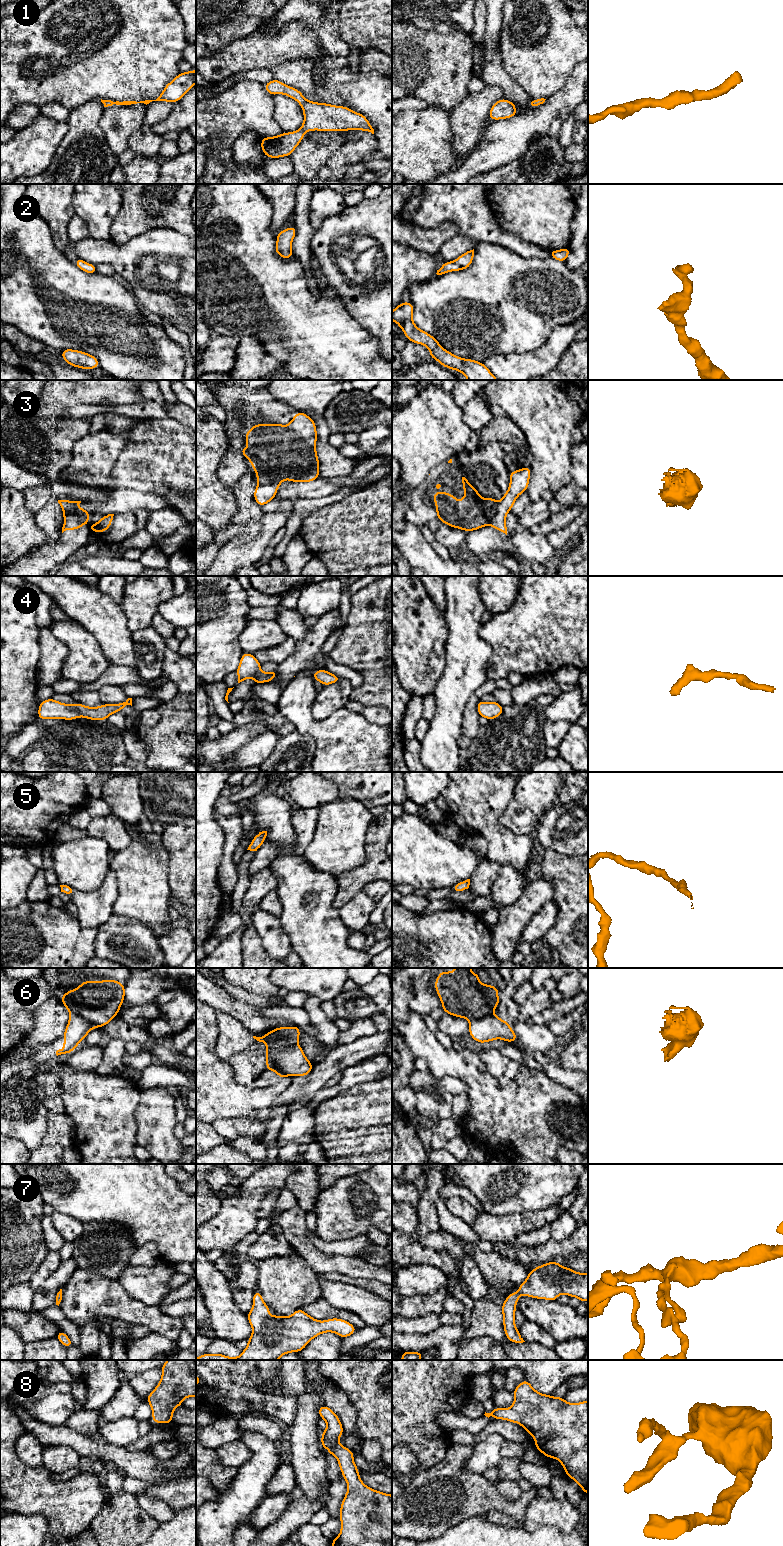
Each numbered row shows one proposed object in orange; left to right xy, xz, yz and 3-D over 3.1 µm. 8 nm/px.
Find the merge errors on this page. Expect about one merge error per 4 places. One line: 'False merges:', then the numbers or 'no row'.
False merges: 3, 6

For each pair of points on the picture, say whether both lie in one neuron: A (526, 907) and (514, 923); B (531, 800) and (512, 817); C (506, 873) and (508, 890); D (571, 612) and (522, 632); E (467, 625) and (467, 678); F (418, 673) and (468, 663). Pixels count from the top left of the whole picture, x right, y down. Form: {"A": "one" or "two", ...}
{"A": "one", "B": "one", "C": "one", "D": "one", "E": "one", "F": "two"}

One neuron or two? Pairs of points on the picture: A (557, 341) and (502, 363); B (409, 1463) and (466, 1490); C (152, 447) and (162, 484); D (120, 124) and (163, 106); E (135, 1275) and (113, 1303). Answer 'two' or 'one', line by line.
A: one
B: one
C: one
D: two
E: two

